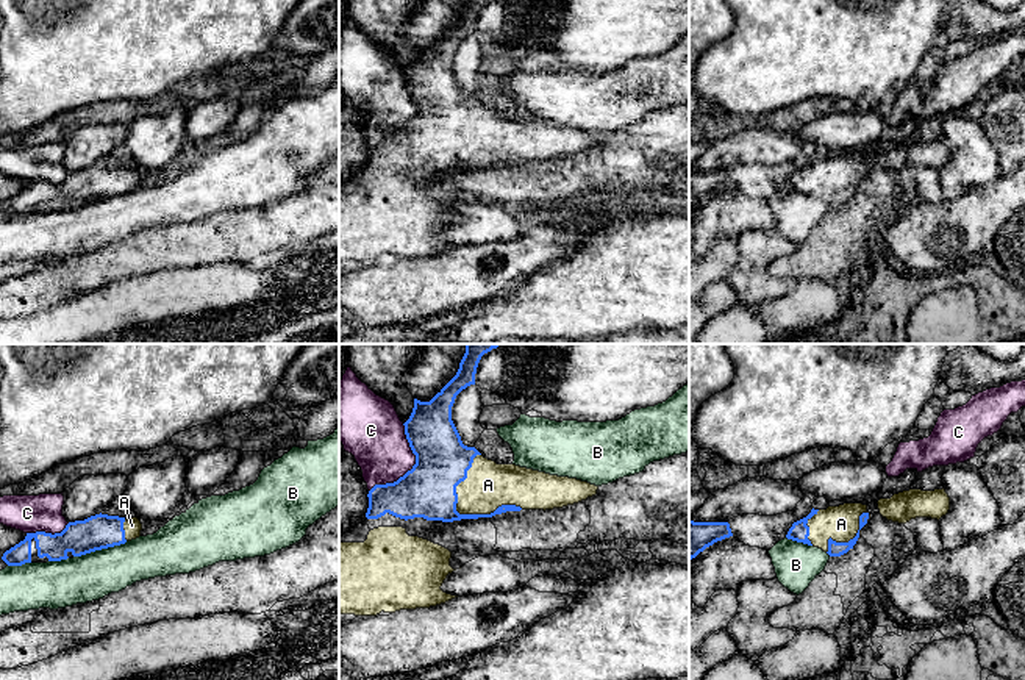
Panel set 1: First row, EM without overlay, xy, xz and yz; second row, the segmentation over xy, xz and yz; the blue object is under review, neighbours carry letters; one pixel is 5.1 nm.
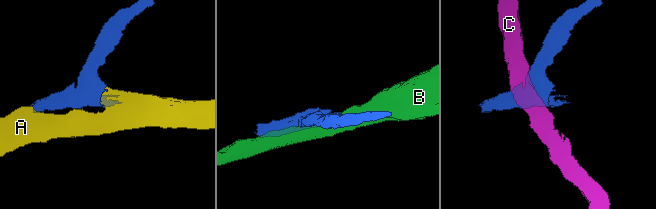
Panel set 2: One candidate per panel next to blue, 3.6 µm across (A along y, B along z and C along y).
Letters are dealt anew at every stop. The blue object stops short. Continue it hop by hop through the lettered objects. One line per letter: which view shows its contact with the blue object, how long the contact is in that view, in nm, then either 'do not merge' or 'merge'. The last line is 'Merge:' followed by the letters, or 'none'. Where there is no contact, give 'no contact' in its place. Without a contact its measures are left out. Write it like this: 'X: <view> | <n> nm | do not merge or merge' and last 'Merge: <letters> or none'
A: xz | 380 nm | merge
B: xy | 300 nm | do not merge
C: xz | 400 nm | do not merge
Merge: A

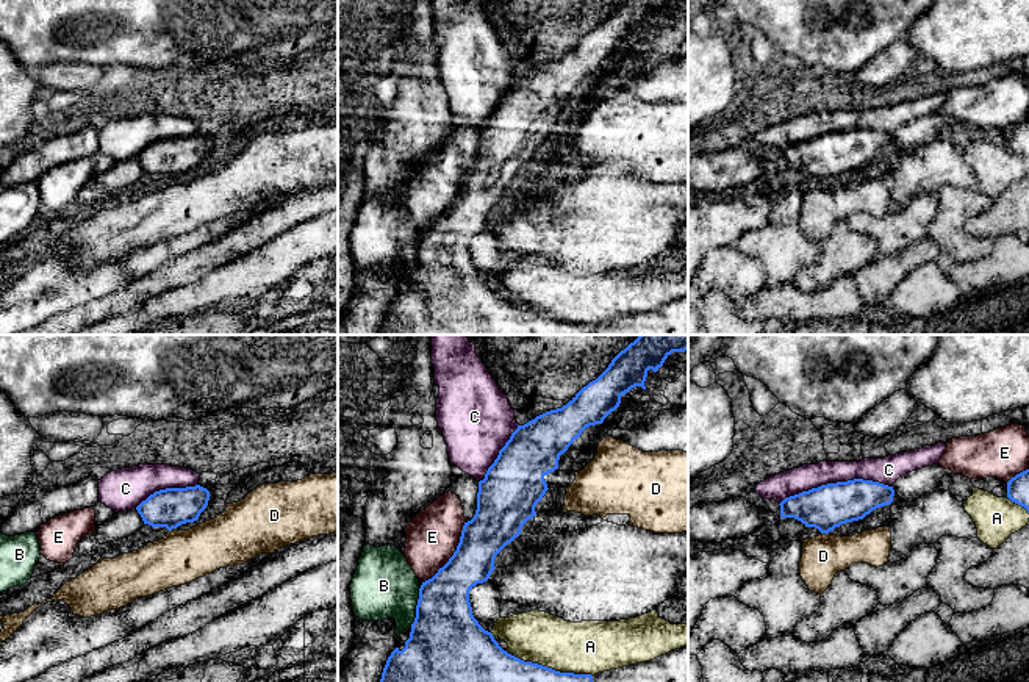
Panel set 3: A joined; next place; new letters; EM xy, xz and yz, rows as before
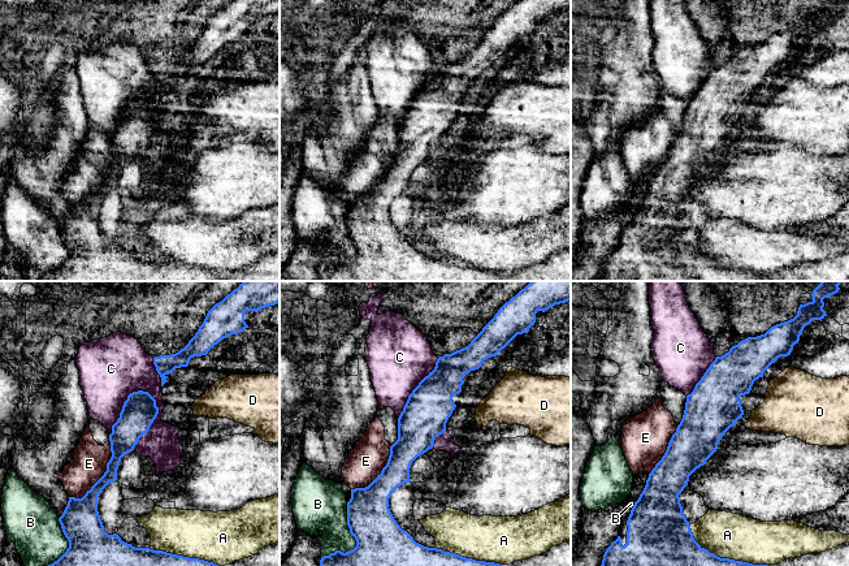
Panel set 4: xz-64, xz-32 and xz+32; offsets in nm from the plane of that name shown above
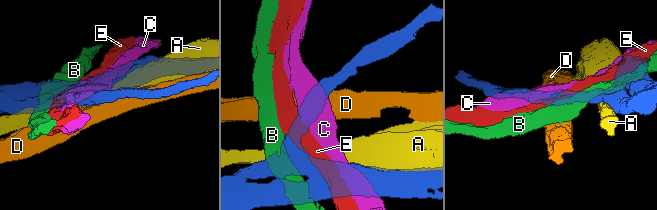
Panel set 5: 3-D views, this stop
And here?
A: xz | 480 nm | do not merge
B: xz | 240 nm | do not merge
C: yz | 600 nm | do not merge
D: xy | 40 nm | do not merge
E: xz | 380 nm | do not merge
Merge: none

